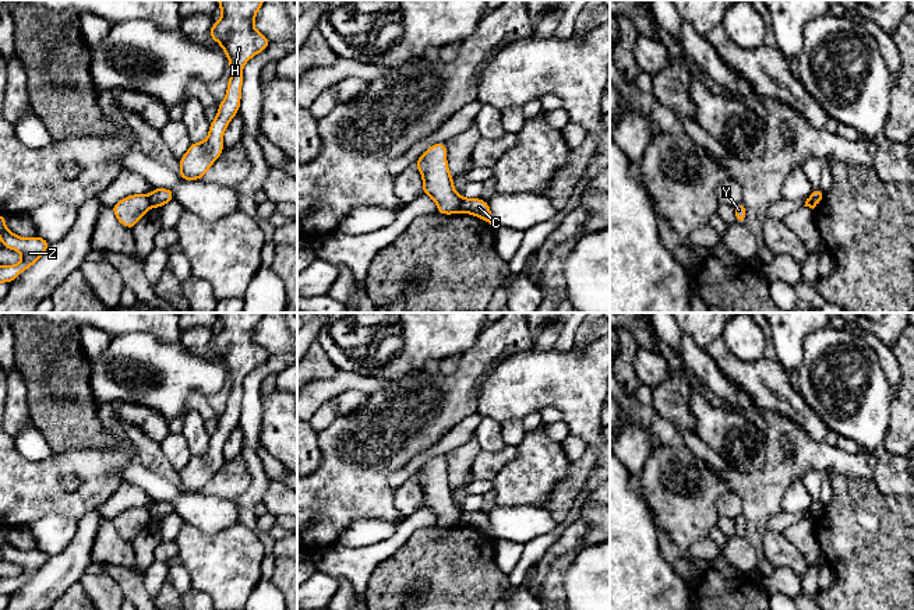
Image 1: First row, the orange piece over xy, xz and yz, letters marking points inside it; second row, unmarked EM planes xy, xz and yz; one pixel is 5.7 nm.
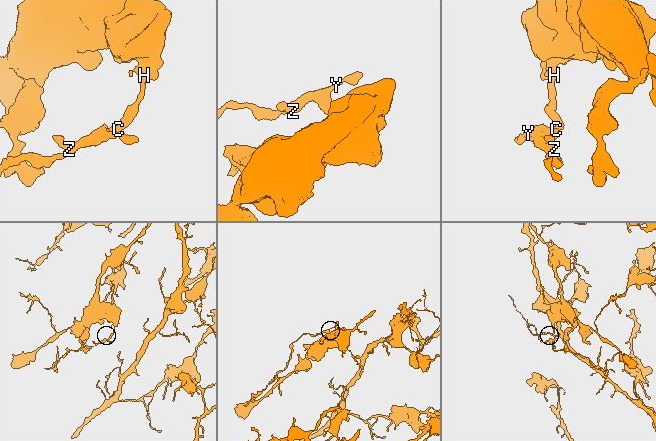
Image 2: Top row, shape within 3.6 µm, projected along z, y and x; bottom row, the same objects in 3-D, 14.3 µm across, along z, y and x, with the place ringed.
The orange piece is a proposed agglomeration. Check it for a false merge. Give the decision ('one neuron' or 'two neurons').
two neurons

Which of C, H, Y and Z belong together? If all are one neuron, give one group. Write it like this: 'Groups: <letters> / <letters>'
Groups: C H / Y Z

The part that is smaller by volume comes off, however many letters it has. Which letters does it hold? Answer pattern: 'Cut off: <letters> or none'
Cut off: Y, Z

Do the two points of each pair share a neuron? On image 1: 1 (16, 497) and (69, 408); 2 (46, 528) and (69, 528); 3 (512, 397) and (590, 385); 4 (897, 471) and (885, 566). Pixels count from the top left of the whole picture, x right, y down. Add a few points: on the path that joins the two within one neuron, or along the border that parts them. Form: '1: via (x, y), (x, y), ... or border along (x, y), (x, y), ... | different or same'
1: border along (87, 447), (55, 452) | different
2: via (52, 528), (63, 528) | same
3: via (532, 381), (571, 381) | same
4: border along (872, 480), (882, 493), (899, 496) | different

